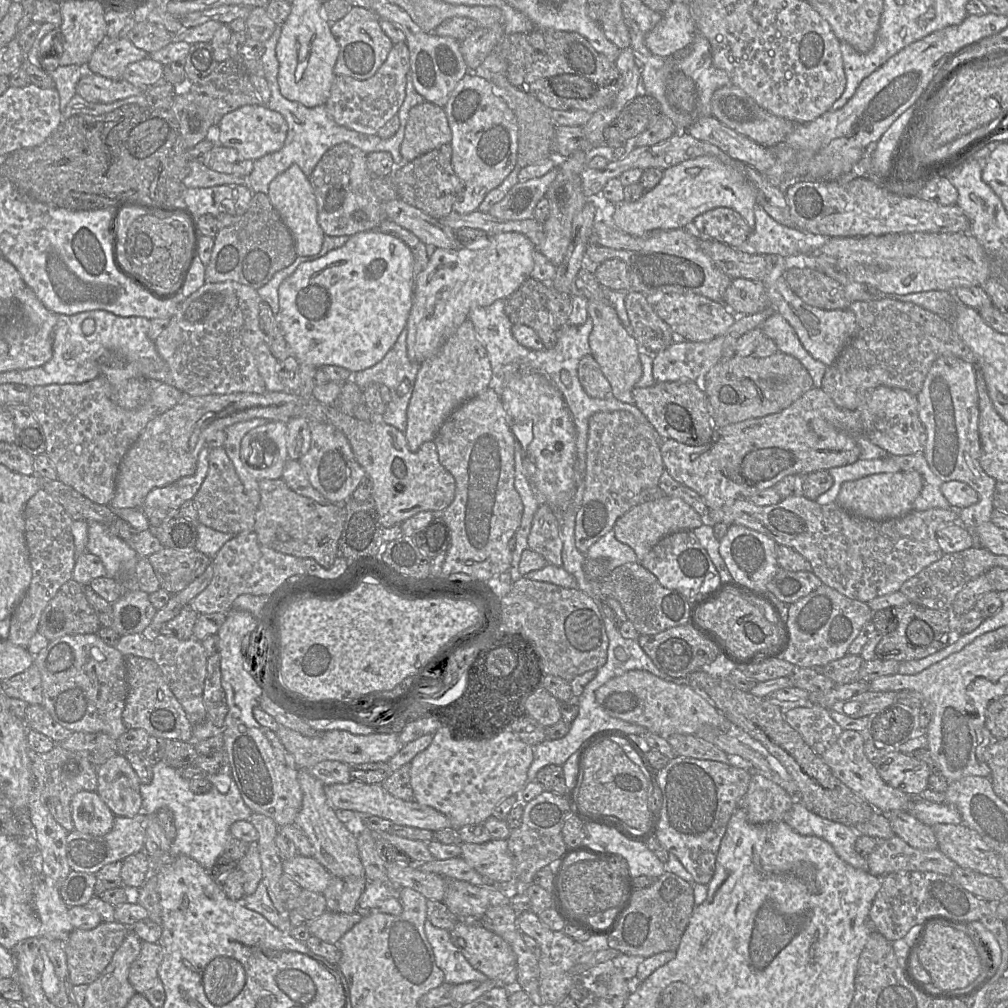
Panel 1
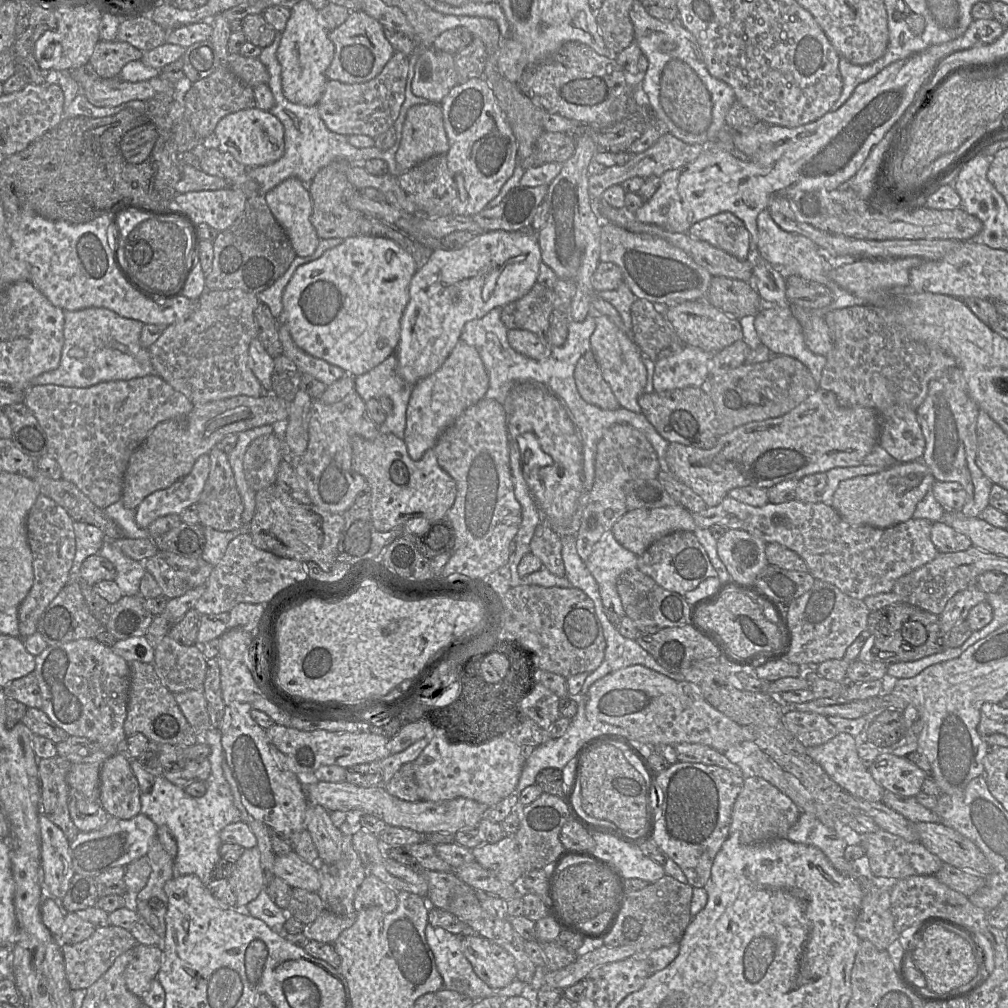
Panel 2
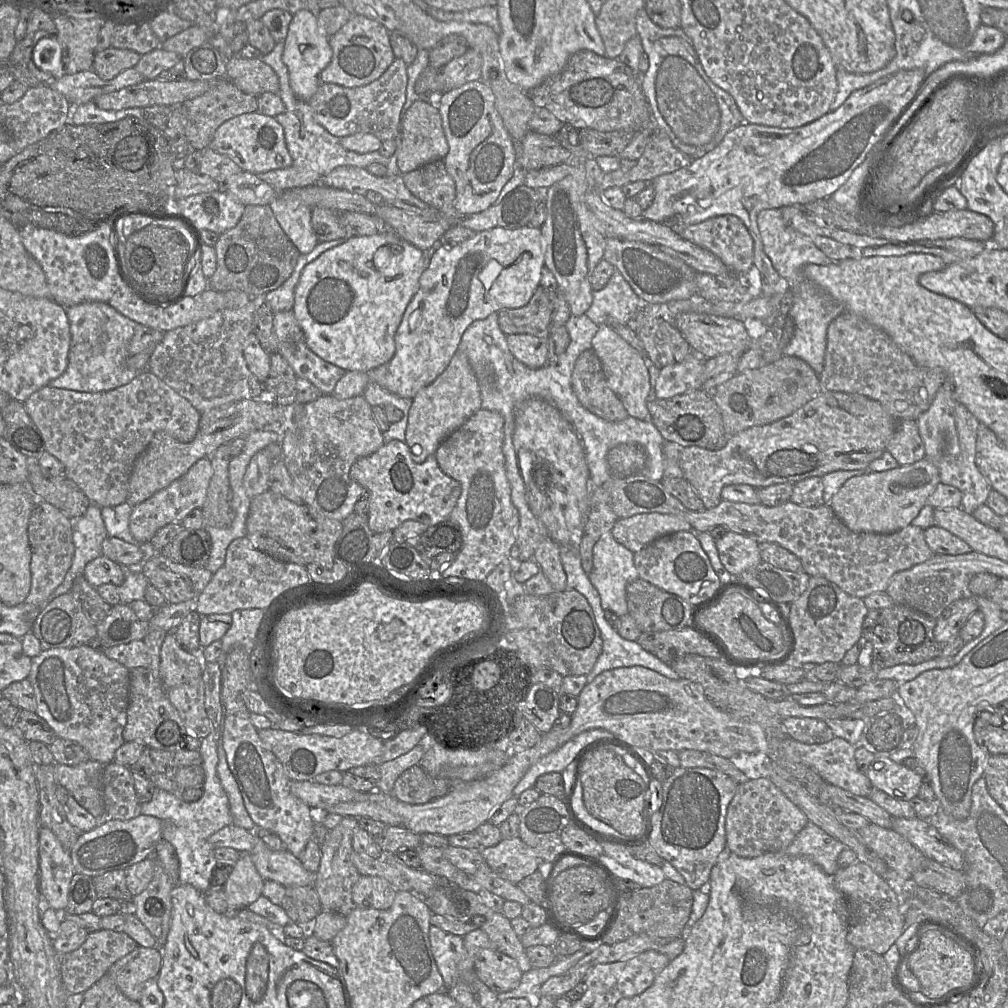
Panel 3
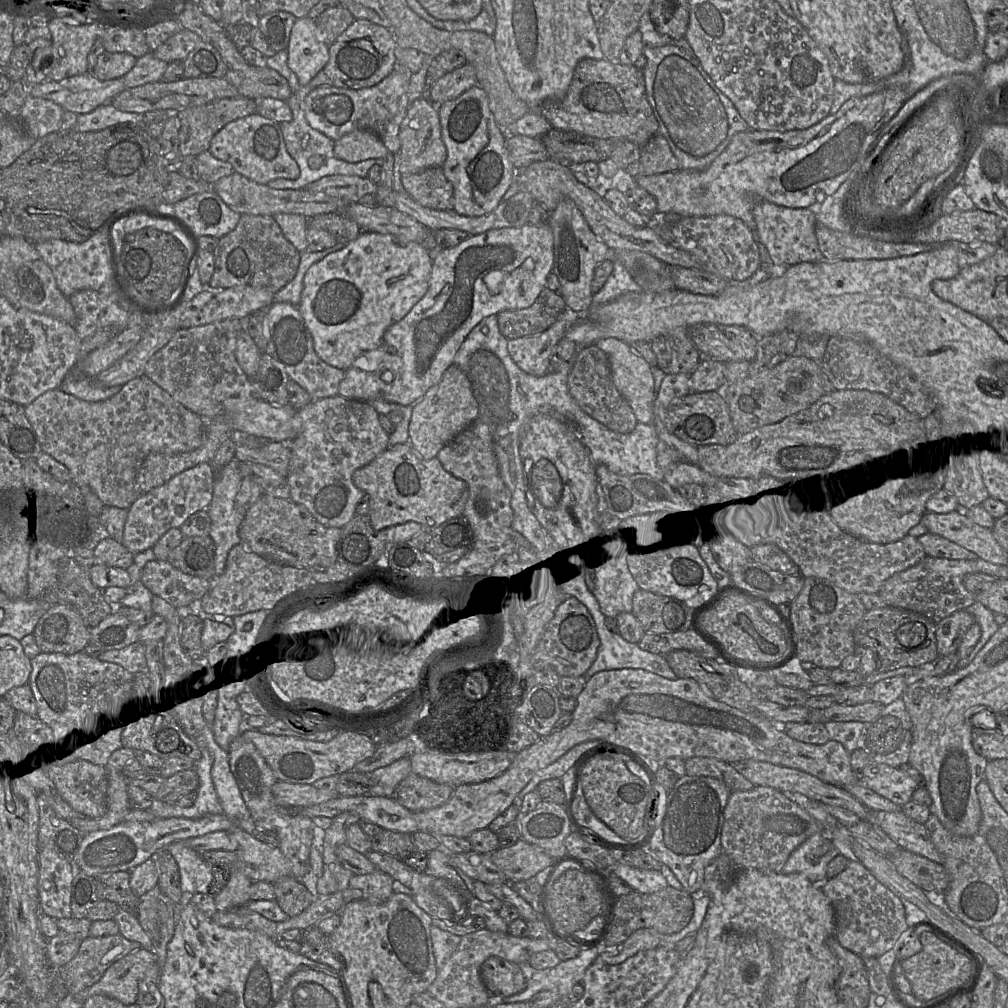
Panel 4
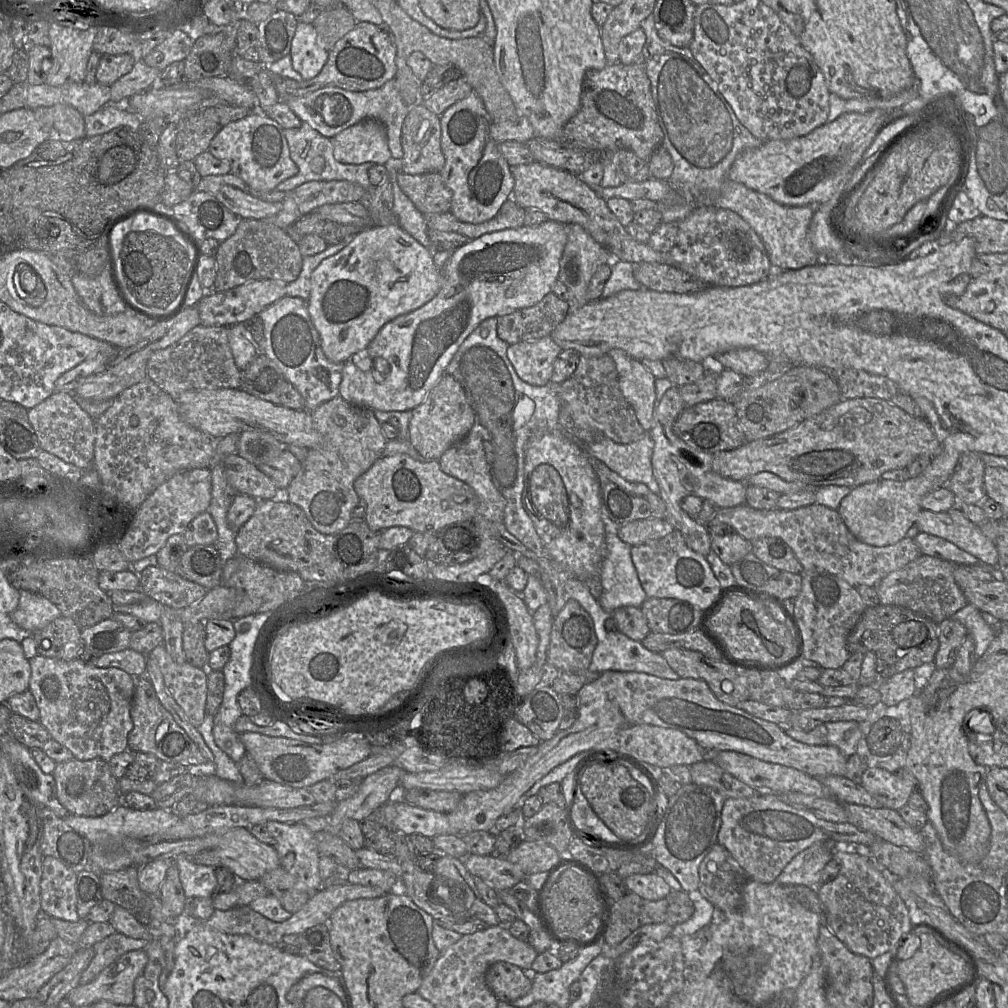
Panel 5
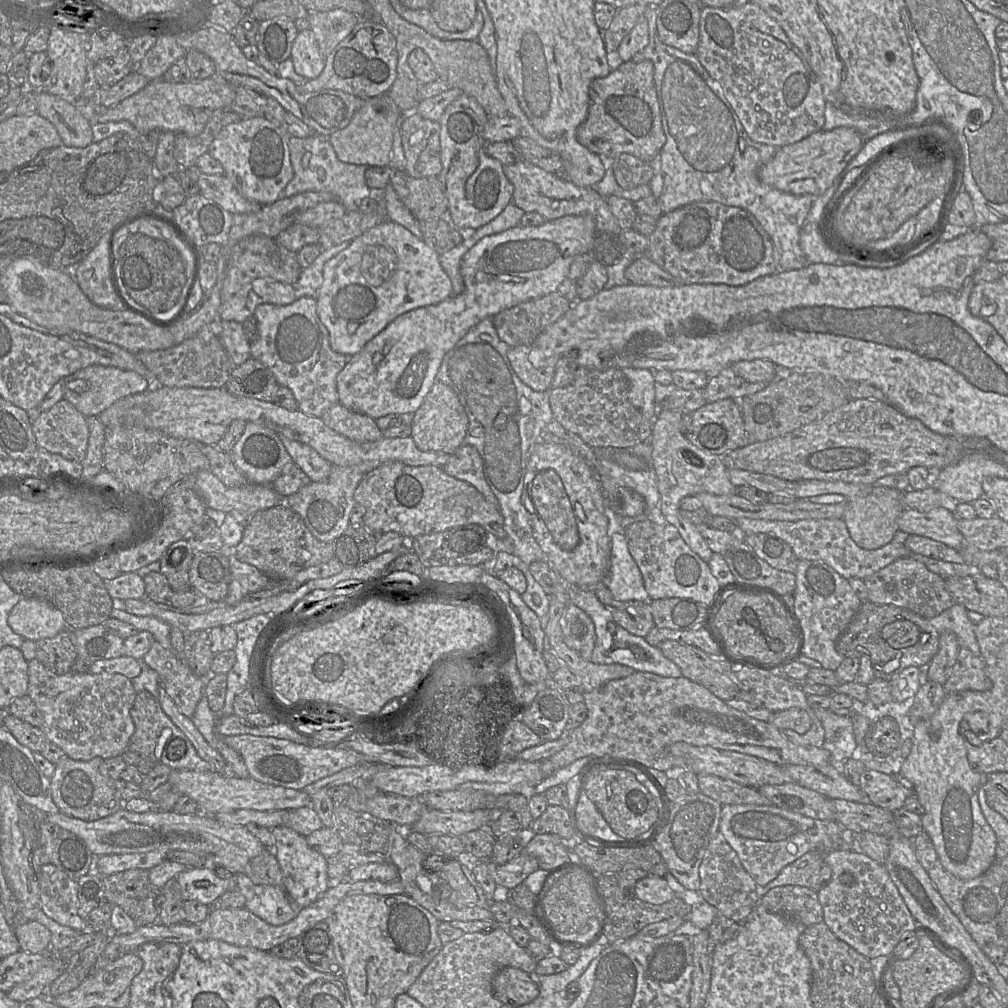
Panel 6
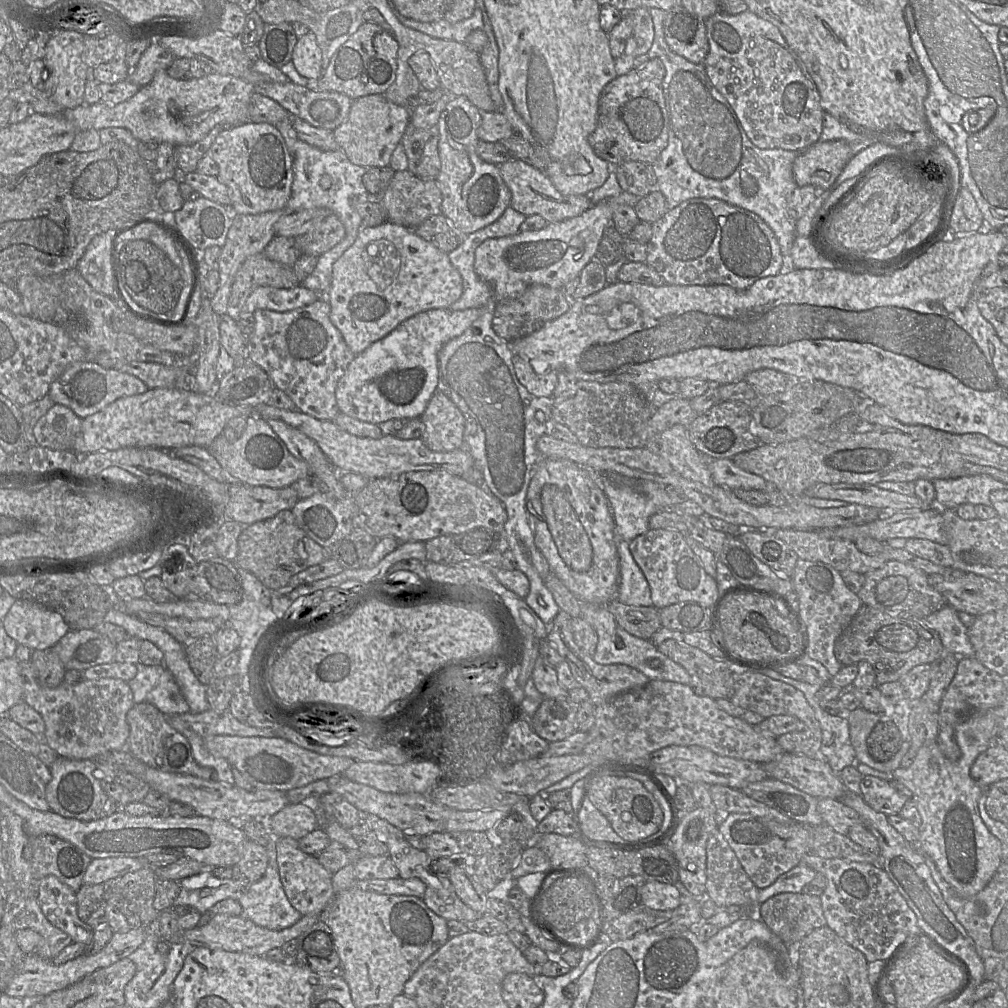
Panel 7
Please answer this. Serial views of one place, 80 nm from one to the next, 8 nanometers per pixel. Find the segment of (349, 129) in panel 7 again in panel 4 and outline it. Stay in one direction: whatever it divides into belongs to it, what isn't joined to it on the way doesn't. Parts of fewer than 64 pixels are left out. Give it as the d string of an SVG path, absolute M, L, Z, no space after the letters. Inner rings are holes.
M353 130L334 144L335 156L350 163L367 159L383 160L388 153L388 149L378 135L369 130Z

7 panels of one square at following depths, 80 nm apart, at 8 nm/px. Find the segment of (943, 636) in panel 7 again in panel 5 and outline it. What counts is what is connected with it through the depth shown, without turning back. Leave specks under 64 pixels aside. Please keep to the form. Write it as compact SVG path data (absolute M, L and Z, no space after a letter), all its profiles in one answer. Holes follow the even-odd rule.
M969 603L949 618L964 625L967 635L974 640L975 655L977 658L981 657L995 637L996 629L984 621L981 611L976 606Z

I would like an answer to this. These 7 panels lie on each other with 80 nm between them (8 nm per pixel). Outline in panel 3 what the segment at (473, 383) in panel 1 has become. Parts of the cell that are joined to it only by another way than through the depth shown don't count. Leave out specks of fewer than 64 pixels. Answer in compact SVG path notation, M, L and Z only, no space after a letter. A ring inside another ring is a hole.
M457 351L447 368L431 384L419 390L412 399L405 432L405 443L412 460L423 463L428 456L435 454L439 445L449 435L480 409L481 395L477 378L467 356Z

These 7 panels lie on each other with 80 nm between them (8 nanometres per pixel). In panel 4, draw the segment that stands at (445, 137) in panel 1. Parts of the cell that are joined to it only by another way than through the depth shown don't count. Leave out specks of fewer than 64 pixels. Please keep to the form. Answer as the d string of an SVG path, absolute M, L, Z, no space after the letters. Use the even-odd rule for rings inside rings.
M423 98L411 103L400 124L399 140L401 144L399 170L402 176L416 174L428 168L442 167L447 150L441 138L438 106Z

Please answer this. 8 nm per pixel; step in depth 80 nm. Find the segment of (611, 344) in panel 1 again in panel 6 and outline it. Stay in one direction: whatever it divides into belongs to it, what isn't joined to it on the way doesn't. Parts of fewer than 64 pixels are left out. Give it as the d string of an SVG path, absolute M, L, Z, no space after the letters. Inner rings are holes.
M621 369L629 383L628 398L642 415L653 423L658 410L655 402L655 378L649 369Z

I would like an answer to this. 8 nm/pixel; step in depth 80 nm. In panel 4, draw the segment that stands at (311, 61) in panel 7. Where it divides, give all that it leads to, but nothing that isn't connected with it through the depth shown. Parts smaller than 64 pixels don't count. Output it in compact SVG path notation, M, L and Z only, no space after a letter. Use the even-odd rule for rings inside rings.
M304 17L296 19L288 44L288 67L298 78L300 86L306 86L329 61L329 46L320 38L315 20Z

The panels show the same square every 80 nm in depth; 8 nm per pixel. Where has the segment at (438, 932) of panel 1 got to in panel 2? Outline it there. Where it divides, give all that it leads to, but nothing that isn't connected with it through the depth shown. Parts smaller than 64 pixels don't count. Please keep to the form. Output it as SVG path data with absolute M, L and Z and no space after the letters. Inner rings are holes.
M430 923L425 928L426 941L434 955L437 970L443 978L443 988L464 994L473 1001L496 995L496 991L474 972L462 952L462 936L451 934Z

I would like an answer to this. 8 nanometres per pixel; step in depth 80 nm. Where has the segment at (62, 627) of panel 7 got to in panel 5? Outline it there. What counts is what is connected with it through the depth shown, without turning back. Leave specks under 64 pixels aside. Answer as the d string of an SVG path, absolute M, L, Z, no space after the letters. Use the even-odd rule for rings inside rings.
M20 591L20 601L12 613L13 622L21 629L35 633L62 616L49 600L30 591Z

